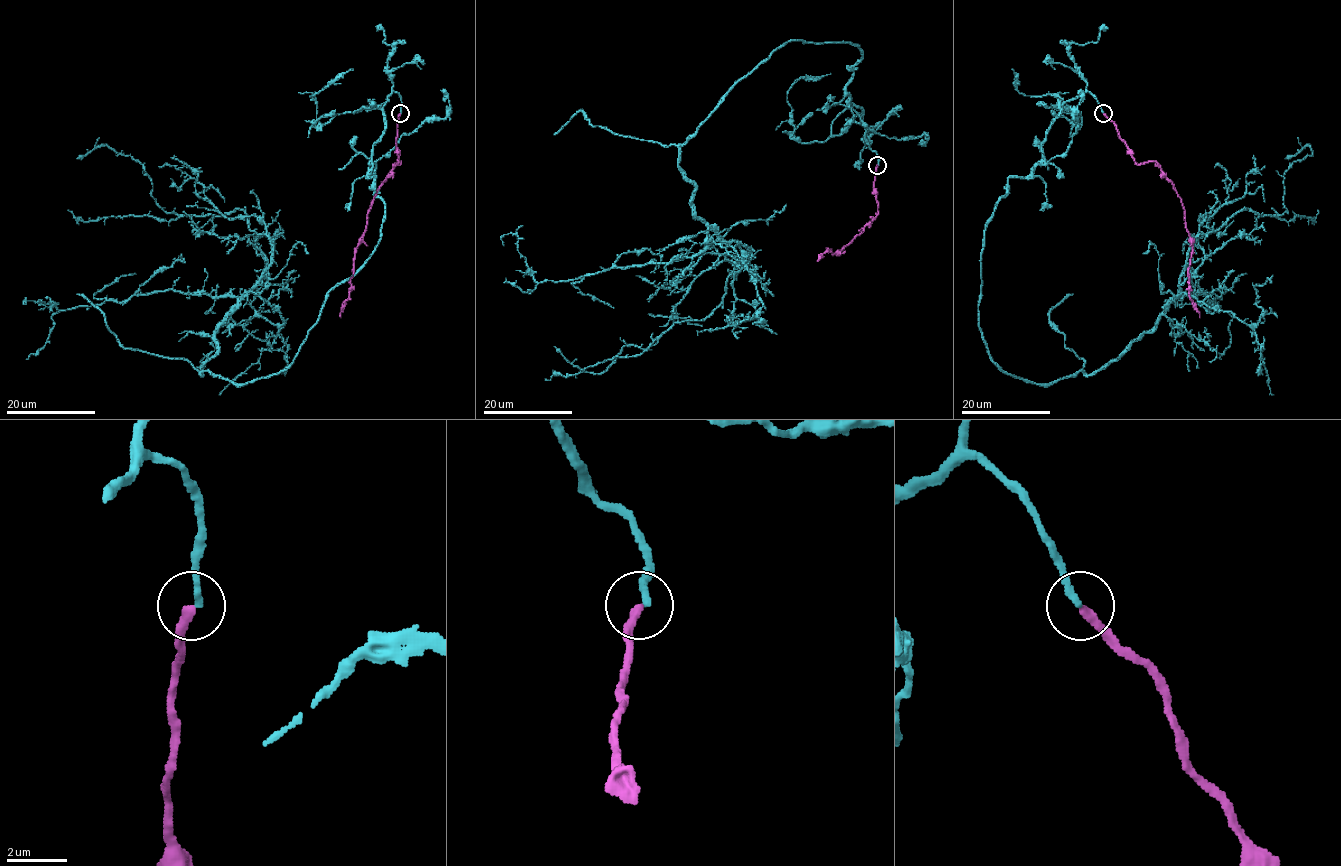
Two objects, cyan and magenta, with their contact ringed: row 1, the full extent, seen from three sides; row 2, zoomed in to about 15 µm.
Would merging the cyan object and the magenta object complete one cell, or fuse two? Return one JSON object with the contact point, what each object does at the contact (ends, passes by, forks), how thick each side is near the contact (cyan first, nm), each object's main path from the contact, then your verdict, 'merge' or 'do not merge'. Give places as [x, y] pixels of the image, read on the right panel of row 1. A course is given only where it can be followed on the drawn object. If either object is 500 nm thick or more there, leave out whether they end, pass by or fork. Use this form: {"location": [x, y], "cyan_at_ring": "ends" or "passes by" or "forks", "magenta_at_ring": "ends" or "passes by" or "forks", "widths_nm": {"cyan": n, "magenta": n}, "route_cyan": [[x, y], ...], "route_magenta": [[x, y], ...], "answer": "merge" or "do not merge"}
{"location": [1103, 113], "cyan_at_ring": "ends", "magenta_at_ring": "ends", "widths_nm": {"cyan": 220, "magenta": 280}, "route_cyan": [[1103, 113], [1068, 99], [984, 231], [978, 326], [1035, 383], [1287, 212], [1285, 158]], "route_magenta": [[1103, 113], [1114, 125], [1118, 136], [1137, 163], [1154, 161], [1180, 199], [1192, 249], [1189, 297], [1200, 317]], "answer": "do not merge"}

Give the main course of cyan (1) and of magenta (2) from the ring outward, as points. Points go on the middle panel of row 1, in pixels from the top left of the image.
1: (877, 165), (857, 46), (791, 39), (679, 146), (692, 211), (749, 249), (721, 302), (600, 373), (554, 346)
2: (877, 165), (874, 176), (877, 215), (839, 252), (827, 251), (818, 261)

